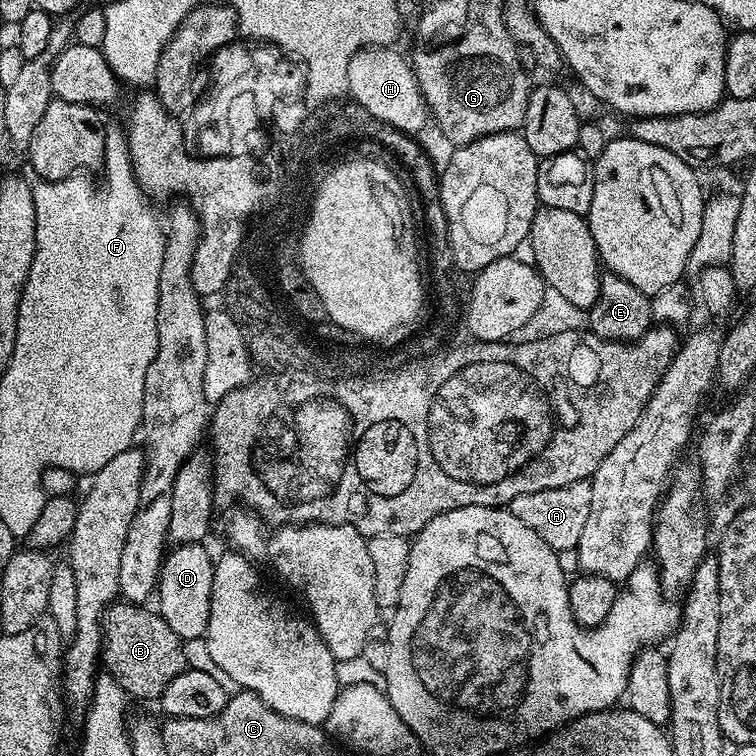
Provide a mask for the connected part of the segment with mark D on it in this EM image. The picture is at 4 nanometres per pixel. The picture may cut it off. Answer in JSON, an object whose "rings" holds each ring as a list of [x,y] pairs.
{"rings":[[[178,544],[165,555],[164,564],[160,568],[160,582],[158,585],[158,611],[166,626],[174,630],[180,639],[191,642],[205,635],[208,631],[208,619],[210,618],[210,590],[214,586],[214,556],[207,552],[204,544]]]}

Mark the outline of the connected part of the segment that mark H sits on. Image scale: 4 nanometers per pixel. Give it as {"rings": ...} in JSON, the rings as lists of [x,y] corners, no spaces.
{"rings":[[[373,46],[356,52],[348,67],[347,95],[374,118],[394,126],[399,132],[419,134],[430,124],[430,113],[420,95],[420,83],[412,72],[409,57],[396,50],[392,46]]]}

